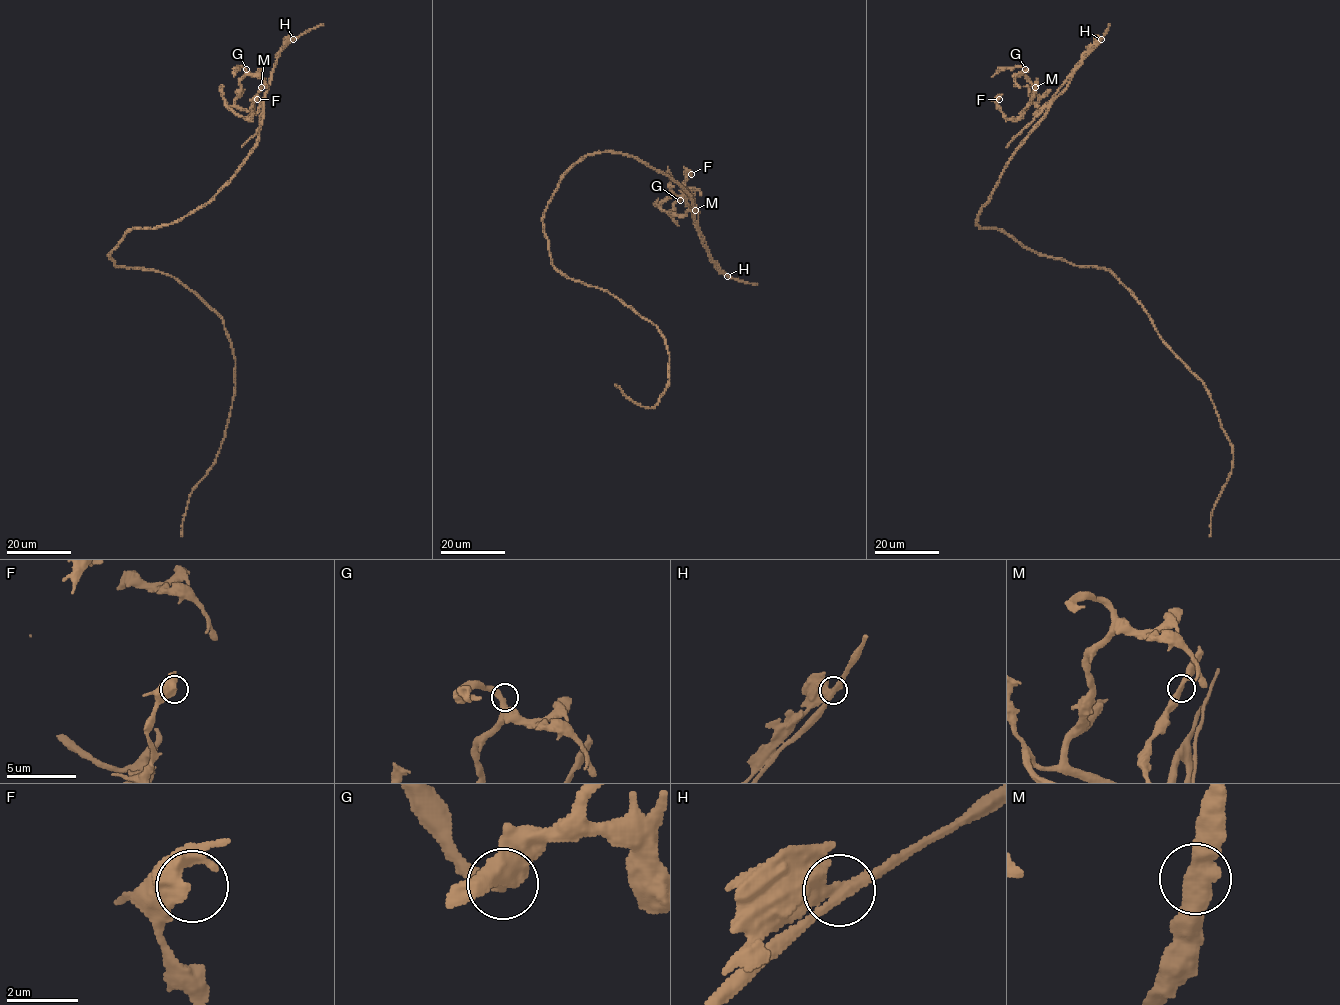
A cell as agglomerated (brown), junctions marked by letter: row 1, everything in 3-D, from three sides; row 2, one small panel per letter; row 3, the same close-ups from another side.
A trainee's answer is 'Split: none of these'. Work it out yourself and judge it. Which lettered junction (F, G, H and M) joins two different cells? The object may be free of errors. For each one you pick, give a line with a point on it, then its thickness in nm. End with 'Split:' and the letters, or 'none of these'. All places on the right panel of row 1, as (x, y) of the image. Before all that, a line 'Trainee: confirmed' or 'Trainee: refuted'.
Trainee: refuted
H: at (1101, 39); 400 nm thick
Split: H

